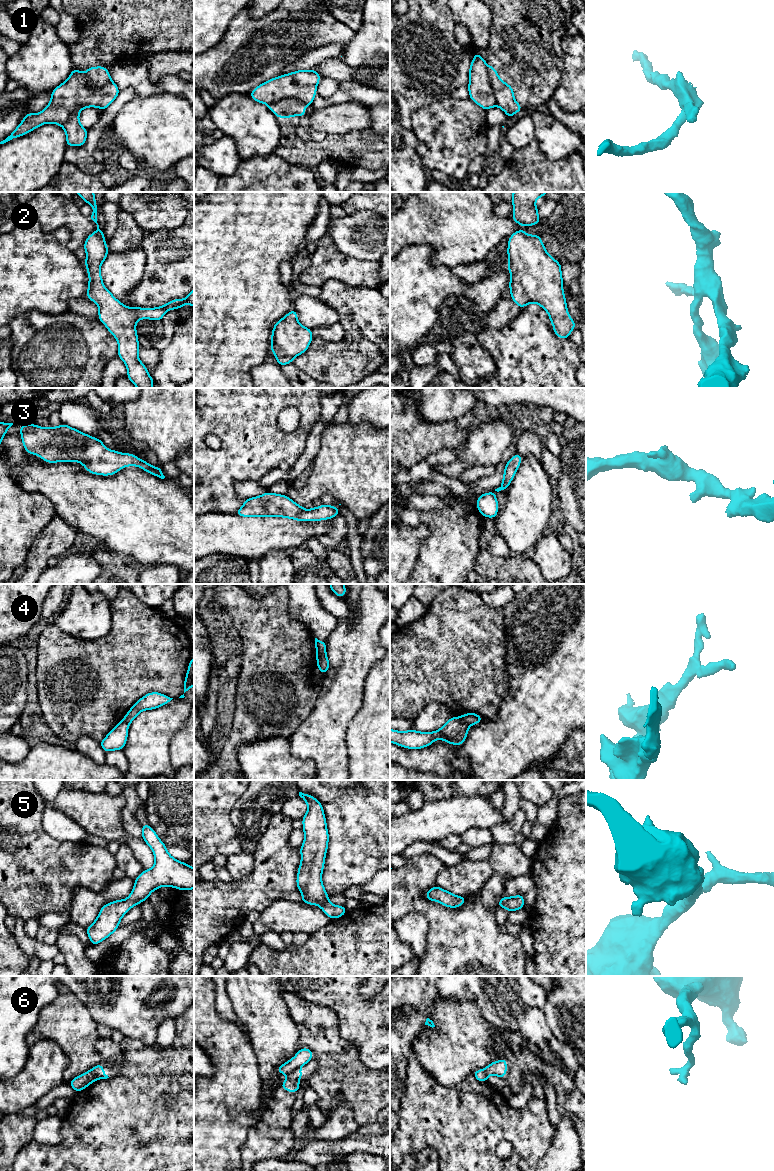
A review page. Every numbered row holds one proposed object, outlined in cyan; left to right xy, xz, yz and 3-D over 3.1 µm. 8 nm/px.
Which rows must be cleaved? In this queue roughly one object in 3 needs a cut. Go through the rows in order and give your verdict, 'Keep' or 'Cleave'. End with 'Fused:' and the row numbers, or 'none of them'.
1: Cleave
2: Keep
3: Keep
4: Cleave
5: Keep
6: Cleave
Fused: 1, 4, 6

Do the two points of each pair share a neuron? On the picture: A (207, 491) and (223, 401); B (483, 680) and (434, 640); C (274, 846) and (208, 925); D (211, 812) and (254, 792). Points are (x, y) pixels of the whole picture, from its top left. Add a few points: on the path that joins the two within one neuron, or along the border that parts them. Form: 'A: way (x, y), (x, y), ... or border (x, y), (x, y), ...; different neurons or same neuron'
A: way (220, 469), (228, 461), (227, 423); same neuron
B: way (471, 675), (446, 652); same neuron
C: way (268, 867), (236, 899), (226, 905); same neuron
D: border (246, 790), (235, 803), (230, 813), (230, 821); different neurons

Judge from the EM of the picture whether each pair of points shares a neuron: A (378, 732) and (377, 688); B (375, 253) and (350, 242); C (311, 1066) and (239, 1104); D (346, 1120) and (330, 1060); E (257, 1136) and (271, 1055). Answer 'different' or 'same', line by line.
A: same
B: same
C: different
D: different
E: different

